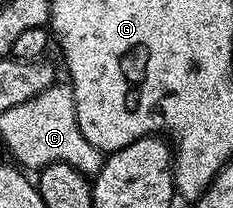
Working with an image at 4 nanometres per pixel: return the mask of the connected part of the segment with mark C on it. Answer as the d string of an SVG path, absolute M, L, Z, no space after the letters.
M58 81L44 91L20 103L22 107L22 135L34 135L34 159L38 159L38 171L48 164L64 163L72 165L87 177L97 175L102 167L103 152L83 134L76 121L73 91L68 83Z

